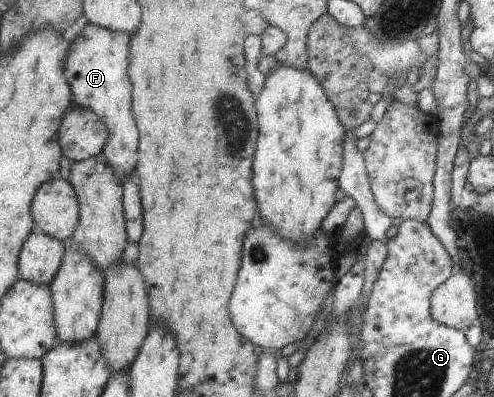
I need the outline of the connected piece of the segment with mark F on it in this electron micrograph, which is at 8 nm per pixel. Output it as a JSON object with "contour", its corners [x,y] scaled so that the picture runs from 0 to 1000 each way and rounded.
{"contour":[[[176,53],[164,63],[160,88],[152,91],[150,131],[138,146],[138,207],[146,212],[150,227],[152,262],[178,272],[186,282],[194,282],[202,297],[211,297],[219,307],[219,322],[225,332],[225,348],[213,373],[213,393],[219,413],[227,413],[227,423],[235,423],[235,436],[247,448],[251,443],[267,443],[279,421],[279,388],[283,388],[283,327],[275,322],[275,297],[267,282],[267,202],[259,186],[263,171],[263,126],[265,98],[251,81],[223,81],[219,71],[194,65]]]}

